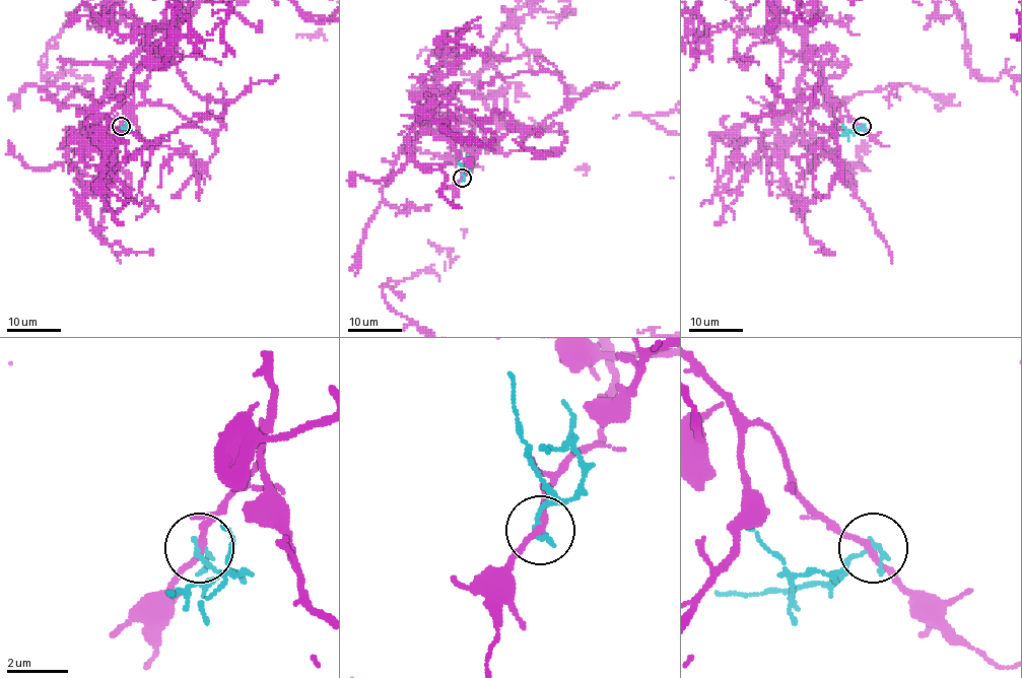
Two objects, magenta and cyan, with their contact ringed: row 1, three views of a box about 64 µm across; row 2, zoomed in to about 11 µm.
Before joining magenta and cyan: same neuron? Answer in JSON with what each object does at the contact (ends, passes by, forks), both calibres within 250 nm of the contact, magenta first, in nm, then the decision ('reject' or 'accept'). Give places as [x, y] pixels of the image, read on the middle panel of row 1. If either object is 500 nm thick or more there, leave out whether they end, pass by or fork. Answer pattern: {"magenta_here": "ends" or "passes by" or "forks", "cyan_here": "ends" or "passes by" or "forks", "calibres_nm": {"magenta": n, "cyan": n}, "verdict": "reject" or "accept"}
{"magenta_here": "passes by", "cyan_here": "ends", "calibres_nm": {"magenta": 190, "cyan": 200}, "verdict": "reject"}

